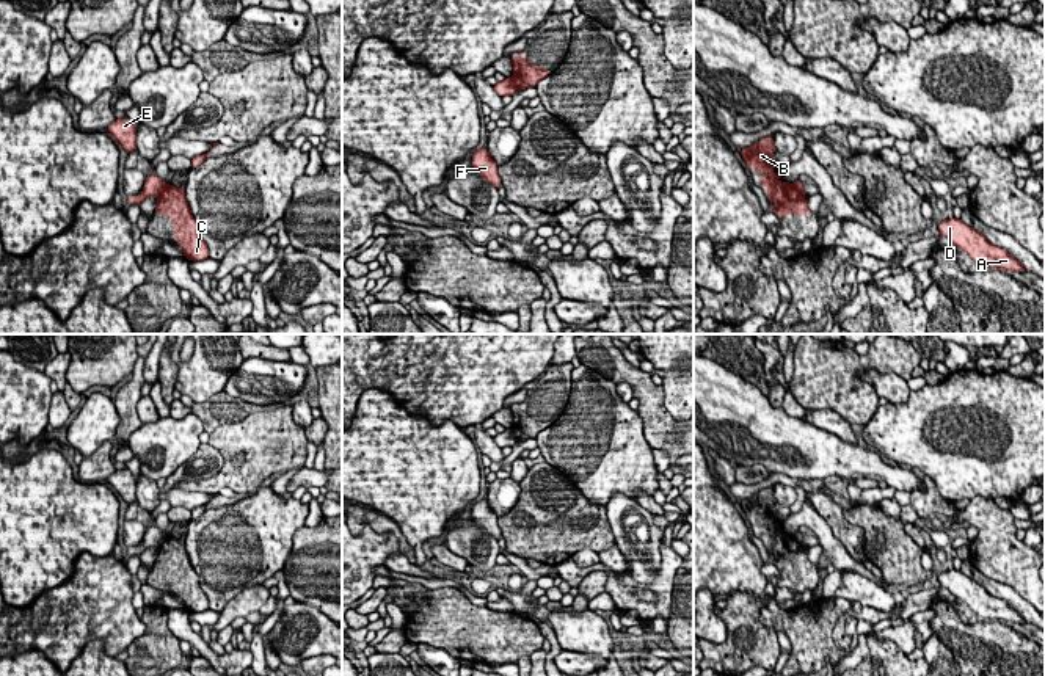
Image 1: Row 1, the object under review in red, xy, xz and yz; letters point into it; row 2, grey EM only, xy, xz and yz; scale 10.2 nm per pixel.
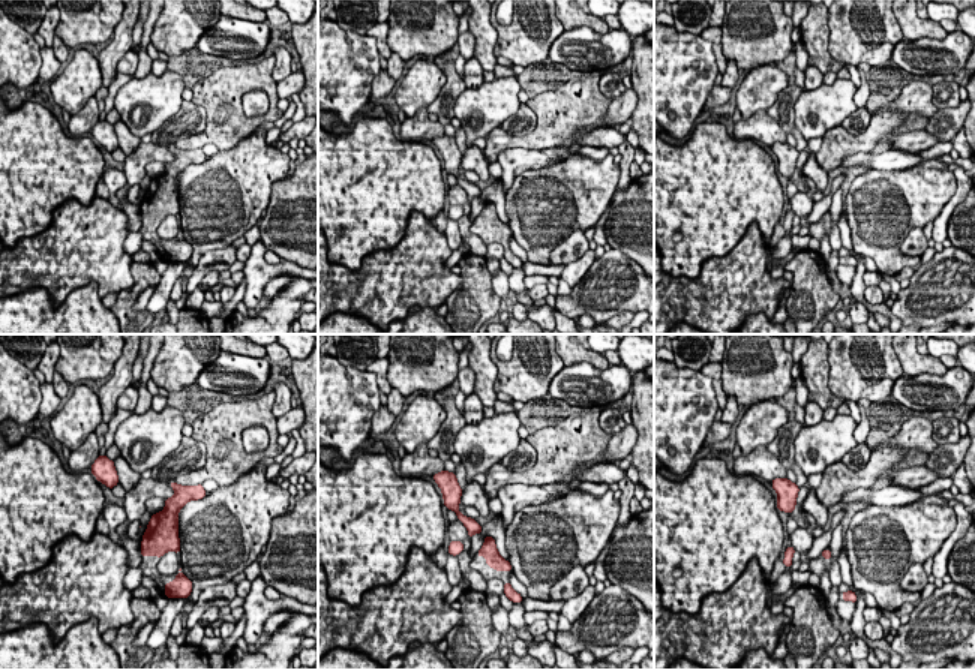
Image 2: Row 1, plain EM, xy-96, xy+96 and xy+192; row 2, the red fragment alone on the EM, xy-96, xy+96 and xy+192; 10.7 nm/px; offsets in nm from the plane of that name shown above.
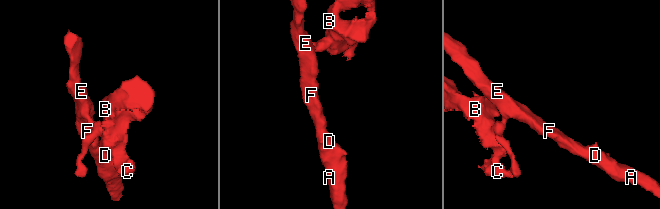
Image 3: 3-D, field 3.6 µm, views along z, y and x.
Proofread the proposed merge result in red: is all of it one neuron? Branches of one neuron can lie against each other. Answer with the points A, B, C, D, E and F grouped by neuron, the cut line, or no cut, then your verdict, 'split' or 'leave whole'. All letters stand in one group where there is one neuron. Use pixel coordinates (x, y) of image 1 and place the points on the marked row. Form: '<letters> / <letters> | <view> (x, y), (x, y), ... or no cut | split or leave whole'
A D E F / B C | xy (167, 184), (157, 196) | split

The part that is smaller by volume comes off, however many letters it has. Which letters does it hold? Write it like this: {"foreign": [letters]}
{"foreign": ["B", "C"]}

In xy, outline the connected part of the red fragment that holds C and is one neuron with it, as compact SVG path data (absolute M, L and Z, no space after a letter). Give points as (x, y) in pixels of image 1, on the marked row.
M166 185L158 196L154 213L171 216L174 221L176 242L184 249L184 257L193 262L209 257L207 243L201 238L199 226L190 212L184 185Z

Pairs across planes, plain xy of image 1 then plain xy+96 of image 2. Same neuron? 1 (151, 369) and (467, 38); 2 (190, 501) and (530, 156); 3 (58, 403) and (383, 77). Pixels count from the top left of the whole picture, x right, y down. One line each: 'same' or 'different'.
1: same
2: same
3: same

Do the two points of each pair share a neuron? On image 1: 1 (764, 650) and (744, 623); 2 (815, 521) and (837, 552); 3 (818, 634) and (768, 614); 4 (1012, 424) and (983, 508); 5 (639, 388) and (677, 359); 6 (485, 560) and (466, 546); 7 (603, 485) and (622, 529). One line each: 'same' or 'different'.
1: same
2: same
3: same
4: different
5: different
6: same
7: different

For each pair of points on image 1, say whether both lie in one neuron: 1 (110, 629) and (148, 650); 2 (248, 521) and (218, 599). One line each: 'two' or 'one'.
1: two
2: one

